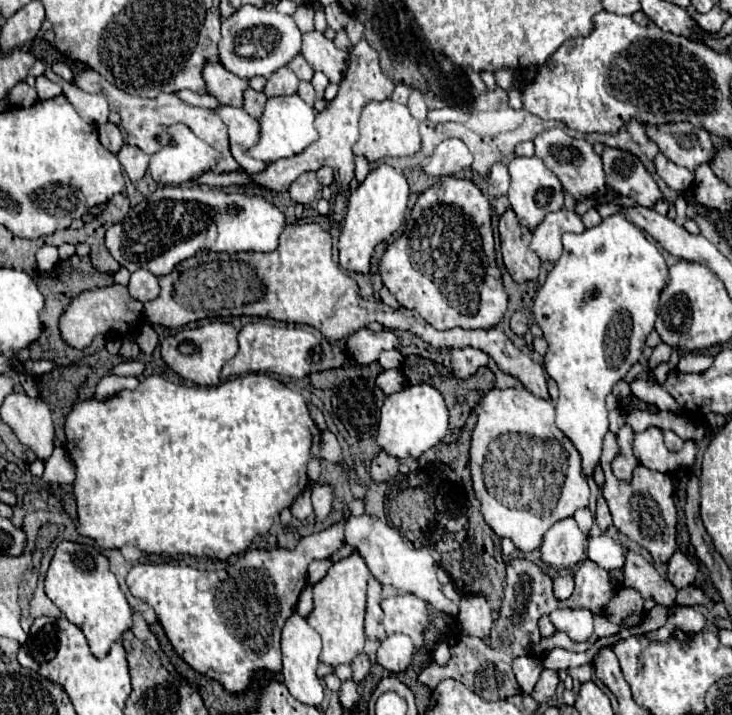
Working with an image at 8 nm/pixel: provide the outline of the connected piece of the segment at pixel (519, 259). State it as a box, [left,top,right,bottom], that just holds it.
[499,208,541,282]

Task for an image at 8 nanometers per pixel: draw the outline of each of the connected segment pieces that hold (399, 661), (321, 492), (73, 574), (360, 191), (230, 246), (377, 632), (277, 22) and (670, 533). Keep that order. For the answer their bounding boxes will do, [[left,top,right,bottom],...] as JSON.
[[377,634,415,674],[311,483,333,522],[45,540,133,658],[339,164,409,274],[105,184,283,276],[365,578,387,640],[219,4,303,80],[601,432,677,564]]

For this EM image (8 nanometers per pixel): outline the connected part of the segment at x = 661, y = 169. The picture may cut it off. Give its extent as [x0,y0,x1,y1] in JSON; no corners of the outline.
[653,152,693,192]

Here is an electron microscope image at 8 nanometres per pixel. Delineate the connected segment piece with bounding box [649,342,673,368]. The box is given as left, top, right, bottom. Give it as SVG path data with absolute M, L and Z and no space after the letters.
M661 342L661 344L653 350L653 354L651 354L651 358L649 358L649 368L655 368L655 366L659 366L661 362L667 362L669 356L671 356L671 352L673 352L673 348Z

